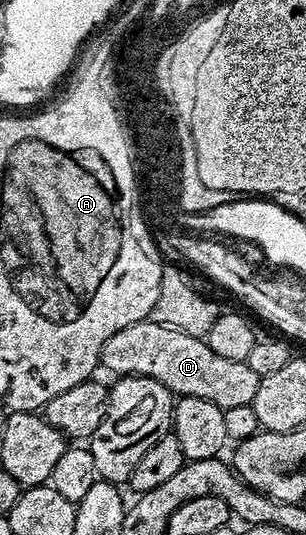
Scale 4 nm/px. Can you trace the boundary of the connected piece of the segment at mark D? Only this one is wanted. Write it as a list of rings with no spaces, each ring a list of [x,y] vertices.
[[[148,319],[123,327],[123,331],[115,331],[103,347],[100,364],[104,368],[106,365],[113,375],[150,377],[163,383],[174,395],[207,399],[223,410],[252,405],[262,379],[251,371],[247,362],[215,355],[208,340]]]

